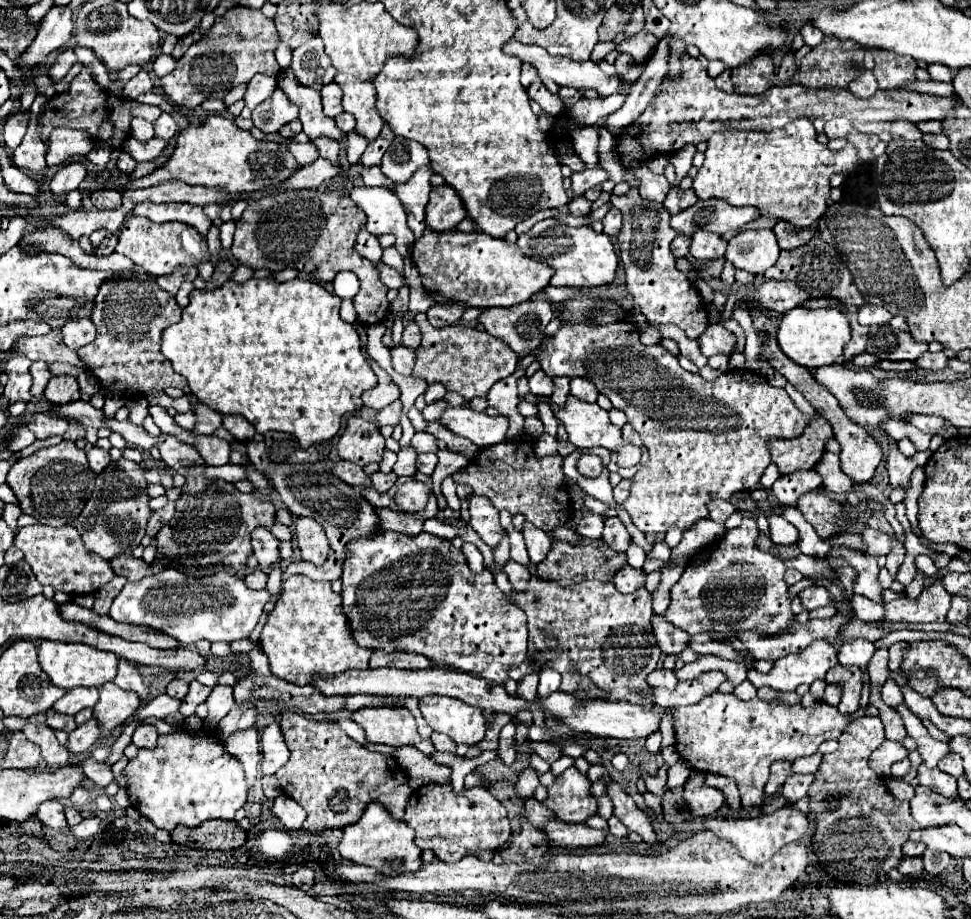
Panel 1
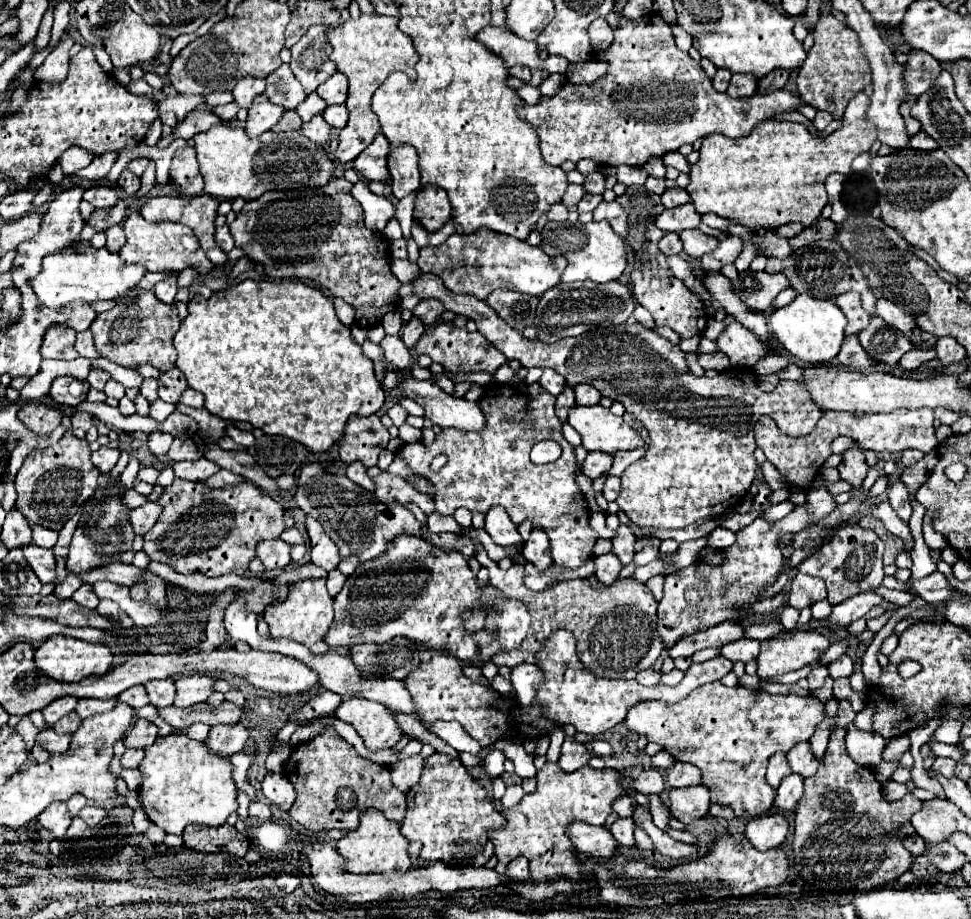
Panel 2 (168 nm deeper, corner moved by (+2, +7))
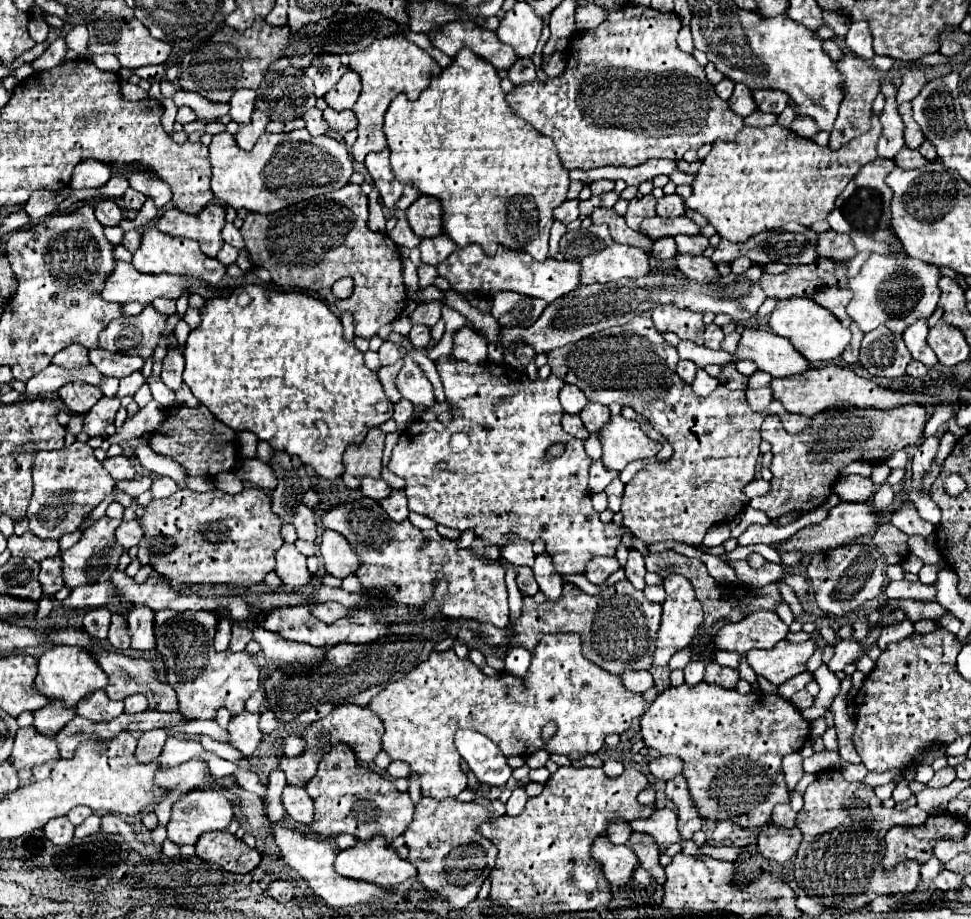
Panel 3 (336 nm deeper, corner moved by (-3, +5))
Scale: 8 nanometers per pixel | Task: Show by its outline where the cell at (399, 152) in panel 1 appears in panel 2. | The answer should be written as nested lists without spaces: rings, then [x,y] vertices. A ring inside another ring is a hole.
[[[407,144],[393,146],[387,156],[387,168],[393,180],[393,196],[401,200],[409,192],[421,188],[419,164],[417,164],[417,150],[409,148]]]

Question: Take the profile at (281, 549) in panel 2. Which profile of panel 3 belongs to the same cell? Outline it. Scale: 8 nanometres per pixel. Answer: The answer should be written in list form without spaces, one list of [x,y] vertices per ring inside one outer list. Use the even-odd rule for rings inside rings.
[[[282,544],[276,552],[276,574],[294,592],[310,584],[312,574],[306,568],[306,556],[296,550],[294,544]]]

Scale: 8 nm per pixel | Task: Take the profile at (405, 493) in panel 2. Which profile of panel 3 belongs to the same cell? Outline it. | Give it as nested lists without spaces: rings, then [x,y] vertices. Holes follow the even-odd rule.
[[[392,490],[392,494],[384,500],[380,500],[380,506],[386,510],[386,514],[394,522],[404,522],[408,518],[408,506],[406,506],[406,494],[402,490]]]

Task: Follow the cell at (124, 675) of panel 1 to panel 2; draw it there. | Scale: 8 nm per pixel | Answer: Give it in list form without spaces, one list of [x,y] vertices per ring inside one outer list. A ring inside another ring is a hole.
[[[143,686],[127,688],[125,692],[121,692],[121,700],[127,702],[129,706],[133,706],[133,708],[141,708],[141,706],[149,704],[149,696],[147,696],[147,692],[145,692]]]

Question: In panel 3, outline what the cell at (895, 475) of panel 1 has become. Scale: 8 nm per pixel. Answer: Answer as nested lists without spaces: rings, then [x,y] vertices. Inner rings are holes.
[[[910,500],[902,502],[900,508],[892,514],[892,524],[908,536],[922,536],[922,538],[928,538],[936,530],[934,524],[930,524],[918,516],[918,512]]]

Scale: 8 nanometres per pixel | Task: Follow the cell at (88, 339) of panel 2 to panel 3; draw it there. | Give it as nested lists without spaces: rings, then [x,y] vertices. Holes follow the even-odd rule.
[[[102,348],[90,350],[90,362],[98,368],[100,374],[112,376],[118,380],[132,372],[142,370],[144,366],[144,358],[128,356],[128,354],[110,354],[108,350],[102,350]]]

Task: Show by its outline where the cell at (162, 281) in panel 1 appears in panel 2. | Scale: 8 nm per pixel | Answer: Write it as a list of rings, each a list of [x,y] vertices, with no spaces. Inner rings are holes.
[[[167,276],[165,280],[157,282],[155,288],[153,288],[153,292],[155,292],[155,296],[157,296],[161,302],[173,304],[175,294],[177,294],[177,276]]]

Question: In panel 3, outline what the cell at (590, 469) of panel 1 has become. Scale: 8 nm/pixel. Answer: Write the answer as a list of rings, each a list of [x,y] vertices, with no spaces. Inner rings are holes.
[[[596,460],[592,462],[590,466],[590,484],[588,484],[588,490],[594,494],[594,492],[602,492],[614,478],[618,478],[618,472],[614,470],[608,470],[602,460]]]

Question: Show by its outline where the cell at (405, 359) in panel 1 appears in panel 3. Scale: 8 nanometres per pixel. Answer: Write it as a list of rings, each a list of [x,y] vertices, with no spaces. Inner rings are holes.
[[[384,340],[384,344],[380,346],[378,354],[380,354],[380,362],[382,362],[382,366],[388,366],[388,364],[394,364],[394,362],[402,356],[402,350],[400,350],[396,344]]]

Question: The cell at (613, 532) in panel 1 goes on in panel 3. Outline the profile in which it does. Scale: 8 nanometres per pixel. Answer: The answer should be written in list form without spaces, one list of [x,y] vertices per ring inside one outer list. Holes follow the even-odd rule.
[[[630,550],[628,562],[626,562],[626,578],[632,582],[634,588],[644,590],[646,582],[644,582],[644,574],[646,574],[646,566],[644,566],[644,556],[638,550]]]

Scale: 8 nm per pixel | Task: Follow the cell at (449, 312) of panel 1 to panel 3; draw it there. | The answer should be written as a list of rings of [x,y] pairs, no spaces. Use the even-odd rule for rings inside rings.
[[[424,302],[424,304],[418,304],[416,310],[410,314],[410,322],[412,324],[434,326],[440,320],[440,310],[442,310],[442,302]]]

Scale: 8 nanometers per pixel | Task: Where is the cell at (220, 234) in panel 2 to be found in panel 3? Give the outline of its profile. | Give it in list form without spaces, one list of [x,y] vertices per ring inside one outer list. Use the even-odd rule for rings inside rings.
[[[224,244],[224,248],[218,252],[218,256],[216,256],[216,260],[218,262],[222,262],[224,266],[230,266],[230,264],[234,264],[236,262],[236,258],[238,258],[238,250],[234,248],[234,246],[230,246],[230,244]]]

